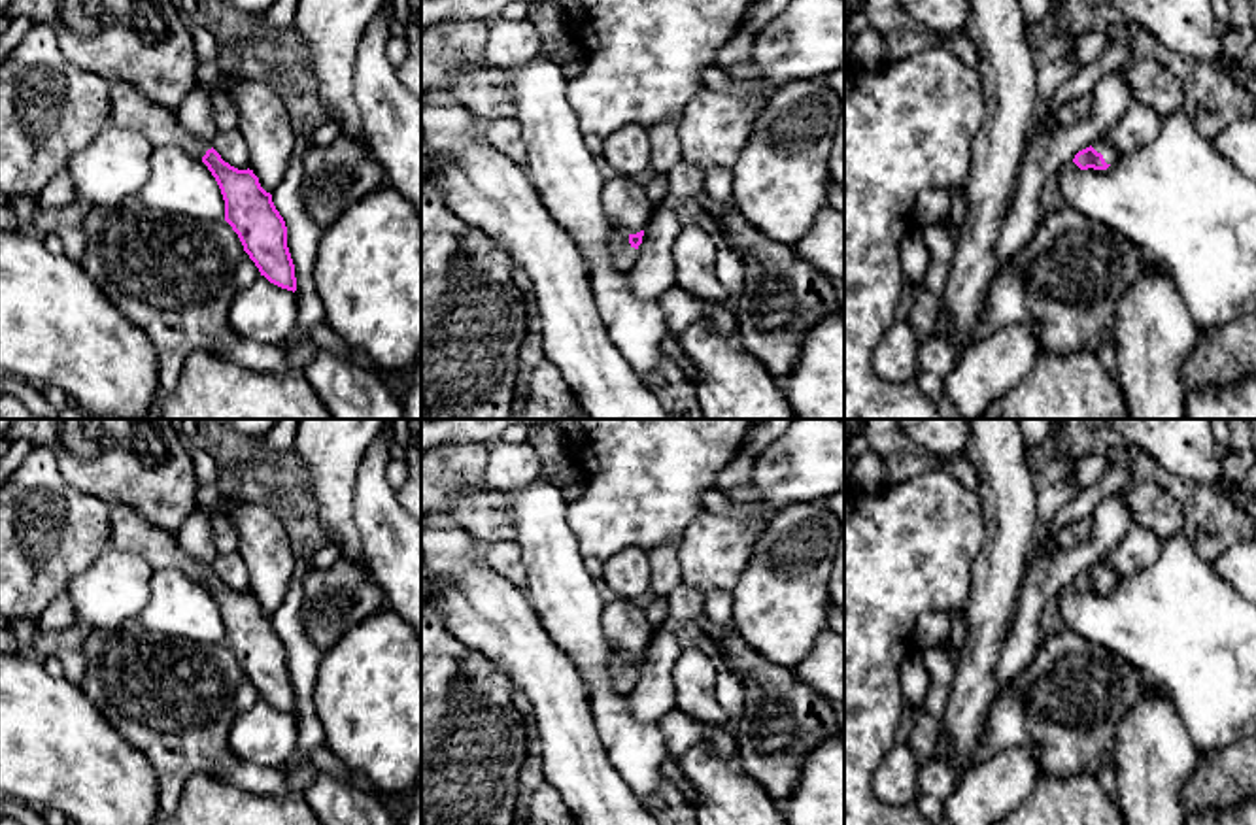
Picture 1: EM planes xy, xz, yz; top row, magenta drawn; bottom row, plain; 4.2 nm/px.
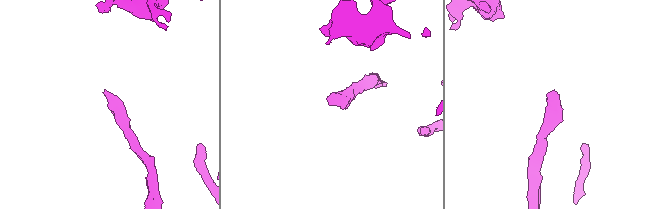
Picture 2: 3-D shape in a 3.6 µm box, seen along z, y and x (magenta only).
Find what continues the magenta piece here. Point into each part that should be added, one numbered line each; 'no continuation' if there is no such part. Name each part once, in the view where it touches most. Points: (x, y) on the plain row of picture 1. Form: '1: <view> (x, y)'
1: yz (1102, 569)

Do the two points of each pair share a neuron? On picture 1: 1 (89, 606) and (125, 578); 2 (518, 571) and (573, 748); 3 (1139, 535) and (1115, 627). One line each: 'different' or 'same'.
1: same
2: different
3: different

